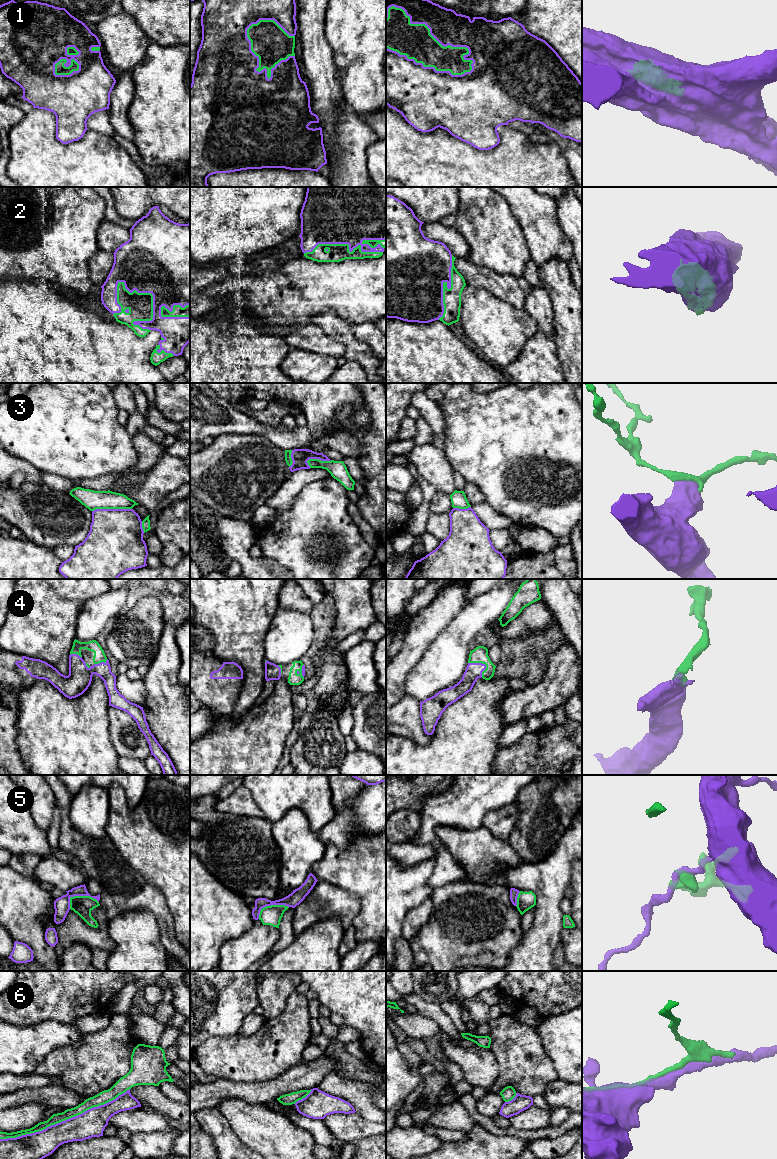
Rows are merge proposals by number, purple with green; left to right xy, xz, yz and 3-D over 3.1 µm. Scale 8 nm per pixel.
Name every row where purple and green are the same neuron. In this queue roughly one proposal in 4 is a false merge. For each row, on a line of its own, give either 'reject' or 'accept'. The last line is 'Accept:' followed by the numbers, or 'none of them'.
1: accept
2: accept
3: reject
4: accept
5: reject
6: reject
Accept: 1, 2, 4

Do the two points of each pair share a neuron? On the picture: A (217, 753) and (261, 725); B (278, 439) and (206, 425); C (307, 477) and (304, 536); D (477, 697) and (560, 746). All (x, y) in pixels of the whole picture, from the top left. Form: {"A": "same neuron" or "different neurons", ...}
{"A": "same neuron", "B": "same neuron", "C": "different neurons", "D": "different neurons"}

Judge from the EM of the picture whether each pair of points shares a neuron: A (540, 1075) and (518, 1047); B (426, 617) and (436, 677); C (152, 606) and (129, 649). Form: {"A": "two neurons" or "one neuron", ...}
{"A": "one neuron", "B": "two neurons", "C": "one neuron"}

